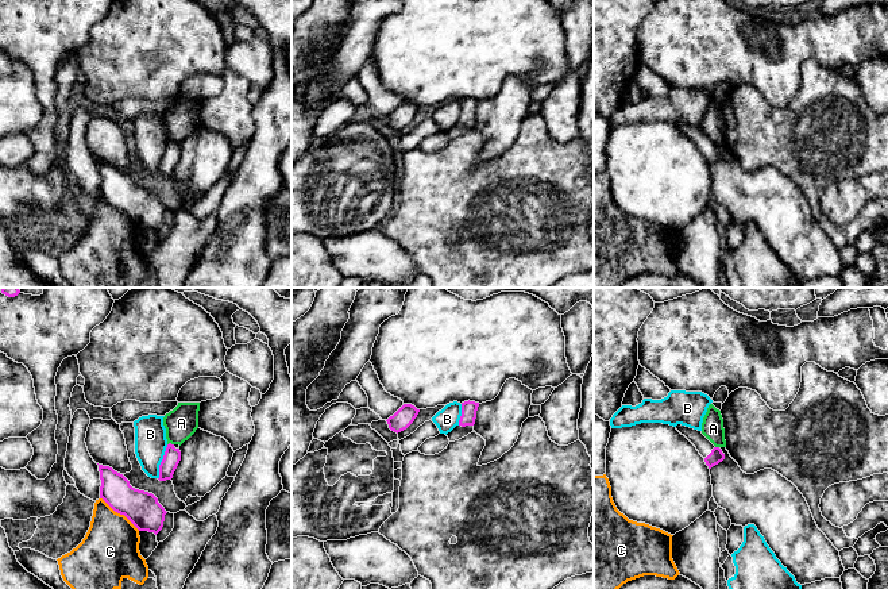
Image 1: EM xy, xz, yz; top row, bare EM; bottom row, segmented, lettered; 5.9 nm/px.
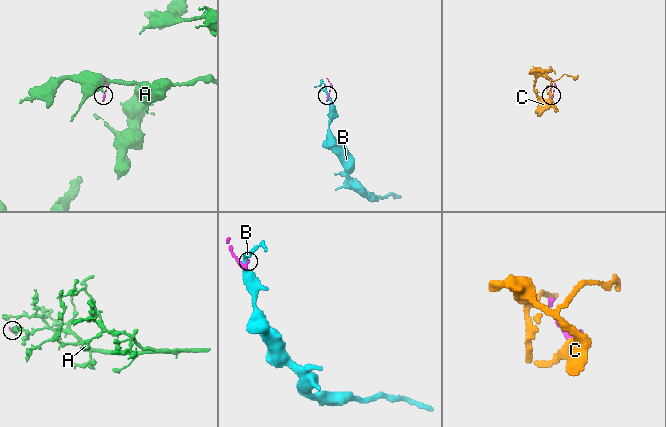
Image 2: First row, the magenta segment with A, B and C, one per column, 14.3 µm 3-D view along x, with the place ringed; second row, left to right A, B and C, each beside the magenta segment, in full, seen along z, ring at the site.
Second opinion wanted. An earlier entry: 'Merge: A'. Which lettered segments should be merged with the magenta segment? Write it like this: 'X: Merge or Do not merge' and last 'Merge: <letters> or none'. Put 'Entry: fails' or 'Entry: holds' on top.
Entry: fails
A: Do not merge
B: Do not merge
C: Do not merge
Merge: none

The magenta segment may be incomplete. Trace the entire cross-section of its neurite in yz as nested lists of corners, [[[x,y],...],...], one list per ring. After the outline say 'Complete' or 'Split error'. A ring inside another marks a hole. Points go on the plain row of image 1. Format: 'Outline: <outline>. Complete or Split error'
Outline: [[[677,122],[676,127],[684,132],[699,149],[699,151],[704,155],[709,166],[718,162],[725,157],[725,151],[719,145],[715,145],[703,131],[702,128]]]. Split error

